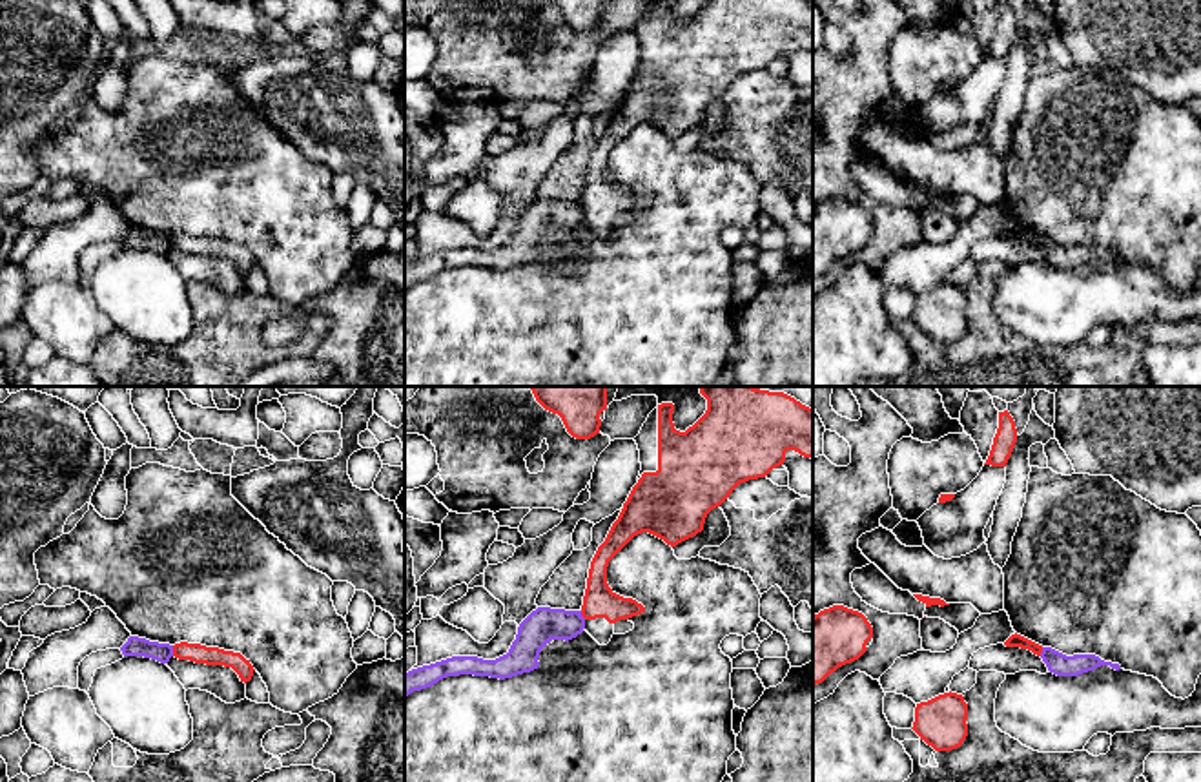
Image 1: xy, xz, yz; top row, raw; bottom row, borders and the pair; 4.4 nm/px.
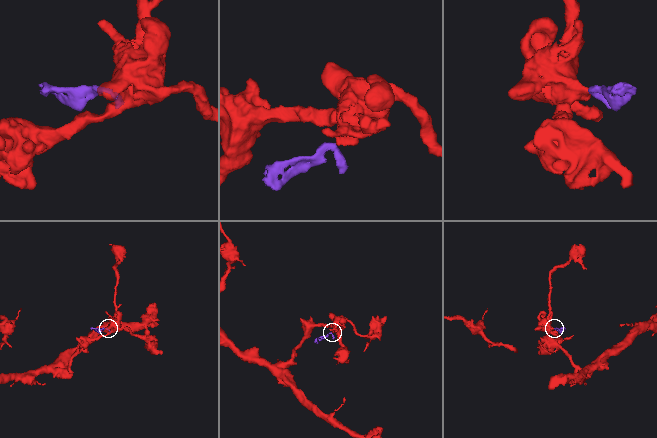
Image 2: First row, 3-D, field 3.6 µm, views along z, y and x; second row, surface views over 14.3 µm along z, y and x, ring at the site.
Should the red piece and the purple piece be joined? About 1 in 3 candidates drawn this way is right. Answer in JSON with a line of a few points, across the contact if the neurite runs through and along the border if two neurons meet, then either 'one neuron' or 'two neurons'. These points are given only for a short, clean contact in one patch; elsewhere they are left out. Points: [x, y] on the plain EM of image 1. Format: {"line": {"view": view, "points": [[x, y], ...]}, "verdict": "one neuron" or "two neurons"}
{"line": {"view": "xy", "points": [[172, 237], [174, 246]]}, "verdict": "two neurons"}

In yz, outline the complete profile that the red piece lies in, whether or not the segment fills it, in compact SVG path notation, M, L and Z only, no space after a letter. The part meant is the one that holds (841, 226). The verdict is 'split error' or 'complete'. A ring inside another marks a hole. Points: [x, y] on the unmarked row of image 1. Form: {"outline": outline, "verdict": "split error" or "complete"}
{"outline": "M833 197L813 208L813 277L822 275L838 259L867 242L873 219L867 210L844 197Z", "verdict": "complete"}

